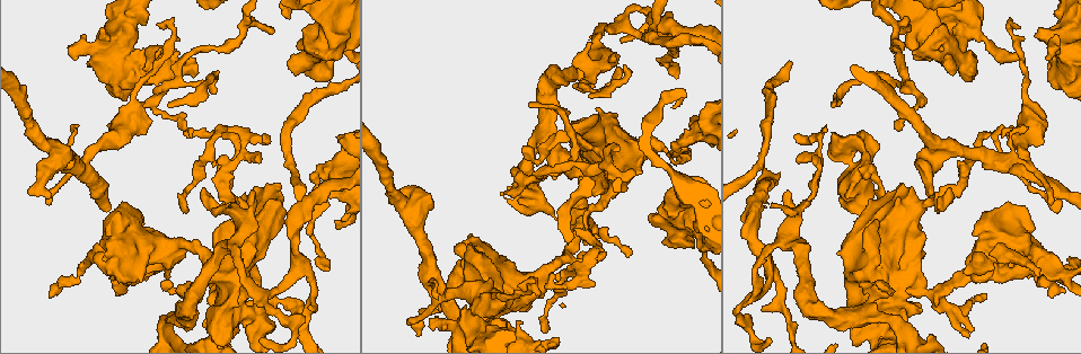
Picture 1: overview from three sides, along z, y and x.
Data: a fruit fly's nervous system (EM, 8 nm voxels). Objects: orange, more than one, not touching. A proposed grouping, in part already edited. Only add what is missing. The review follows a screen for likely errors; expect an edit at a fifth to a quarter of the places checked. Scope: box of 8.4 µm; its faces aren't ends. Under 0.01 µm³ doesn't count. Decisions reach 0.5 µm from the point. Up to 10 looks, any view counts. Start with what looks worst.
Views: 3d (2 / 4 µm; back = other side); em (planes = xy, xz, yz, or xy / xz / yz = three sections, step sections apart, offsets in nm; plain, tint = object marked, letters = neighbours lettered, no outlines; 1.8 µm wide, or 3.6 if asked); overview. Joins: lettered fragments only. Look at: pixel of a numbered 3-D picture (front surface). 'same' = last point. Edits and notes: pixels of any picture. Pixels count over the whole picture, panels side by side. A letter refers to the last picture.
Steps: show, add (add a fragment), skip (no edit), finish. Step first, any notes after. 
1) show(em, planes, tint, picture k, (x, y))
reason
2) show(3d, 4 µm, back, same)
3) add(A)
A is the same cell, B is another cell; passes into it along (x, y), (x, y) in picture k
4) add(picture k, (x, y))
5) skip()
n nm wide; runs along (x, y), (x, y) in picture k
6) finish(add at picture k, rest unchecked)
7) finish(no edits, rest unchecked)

show(3d, 4 µm, picture 1, (863, 169))
sudden change in width

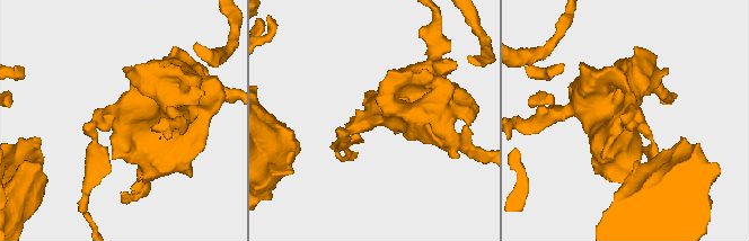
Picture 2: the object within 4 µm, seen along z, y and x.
show(em, yz, step 8, tint, picture 2, (117, 114))

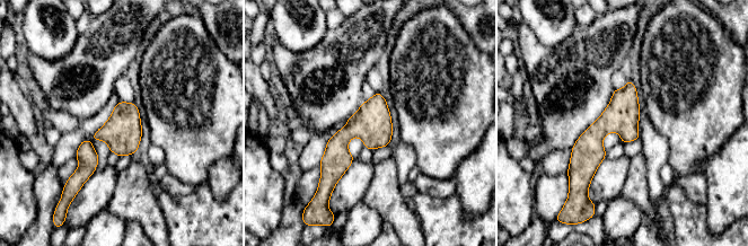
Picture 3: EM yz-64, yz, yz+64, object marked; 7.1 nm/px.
show(em, planes, letters, same)

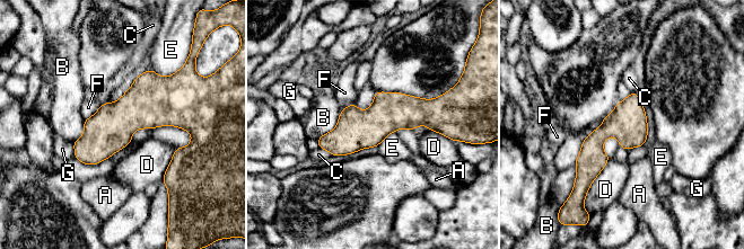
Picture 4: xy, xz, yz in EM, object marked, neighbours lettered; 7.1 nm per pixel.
skip()
A, B, C, D, E, F and G are other cells; runs along (440, 119), (384, 116), (321, 143) in picture 4; no lettered fragment goes on from it

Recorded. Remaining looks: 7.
show(em, xz, step 8, tint, picture 1, (1046, 58))

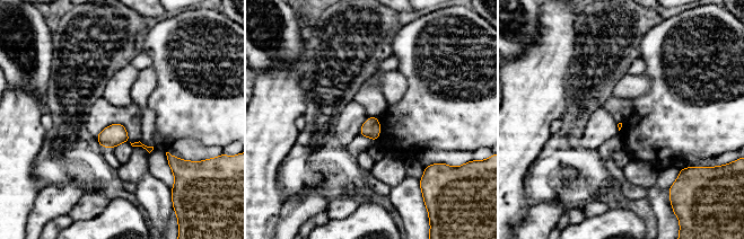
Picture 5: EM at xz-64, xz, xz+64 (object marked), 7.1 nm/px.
show(em, planes, letters, same)

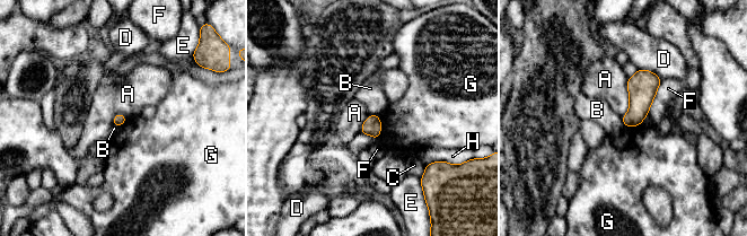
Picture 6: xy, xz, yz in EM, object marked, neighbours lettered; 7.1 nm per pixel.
skip()
A, B, C, D, E, F, G and H are other cells; border along (629, 78), (629, 110), (622, 118) in picture 6; none of them fits

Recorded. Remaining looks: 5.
show(3d, 4 µm, picture 1, (517, 322))
thick end

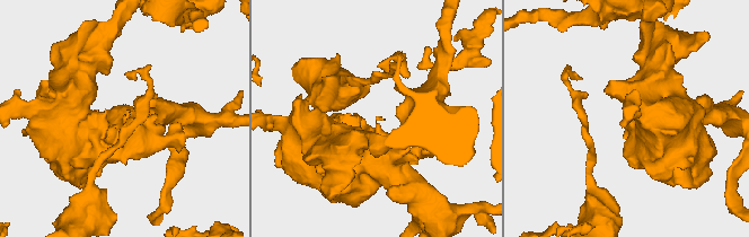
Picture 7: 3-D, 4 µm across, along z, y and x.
show(em, xy, step 4, tint, picture 7, (124, 117))
now the EM

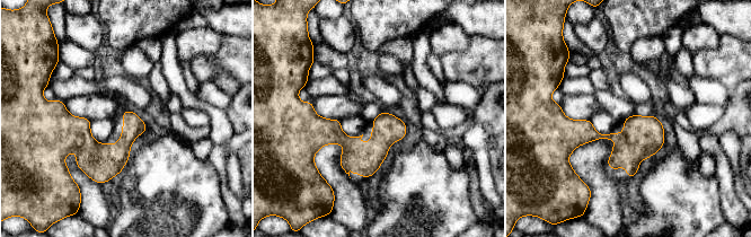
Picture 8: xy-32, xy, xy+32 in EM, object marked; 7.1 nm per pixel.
show(em, xy, step 4, letters, same)

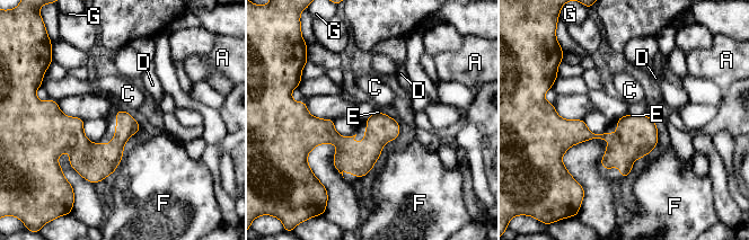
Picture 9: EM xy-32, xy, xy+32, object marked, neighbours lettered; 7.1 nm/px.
skip()
E touches over 140 nm; A, C, D, E, F and G are other cells; border along (628, 114), (646, 116) in picture 9; none of them fits

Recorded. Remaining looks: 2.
show(em, planes, tint, picture 1, (908, 288))

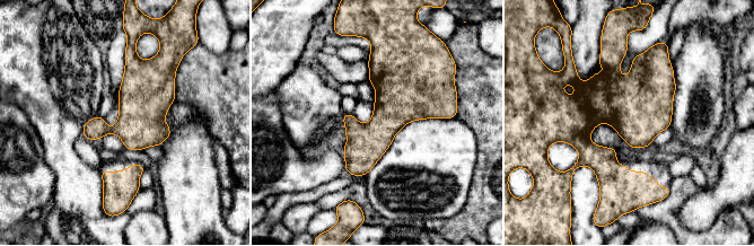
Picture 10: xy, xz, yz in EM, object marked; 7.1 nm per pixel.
show(em, planes, letters, same)
what lies round it

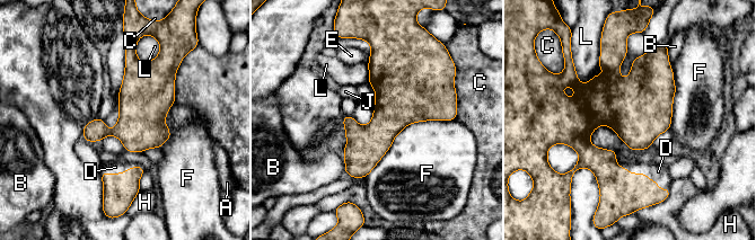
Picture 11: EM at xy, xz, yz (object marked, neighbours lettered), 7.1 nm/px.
add(D)
D is the same cell, A, B, C, E, F, H, J and L are other cells; the cell continues

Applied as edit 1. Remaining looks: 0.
finish(add at picture 11, rest unchecked)

